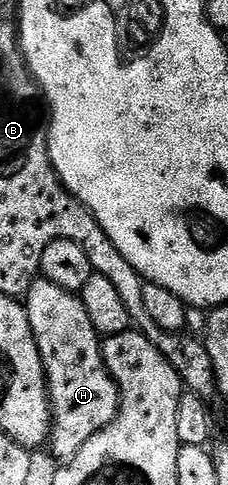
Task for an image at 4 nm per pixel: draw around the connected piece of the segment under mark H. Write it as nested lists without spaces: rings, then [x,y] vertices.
[[[40,277],[27,291],[25,306],[51,394],[53,426],[49,448],[59,461],[66,461],[77,457],[81,445],[119,415],[119,387],[103,360],[101,336],[93,321],[89,321],[89,313],[85,313],[85,305],[76,292],[61,289]]]

